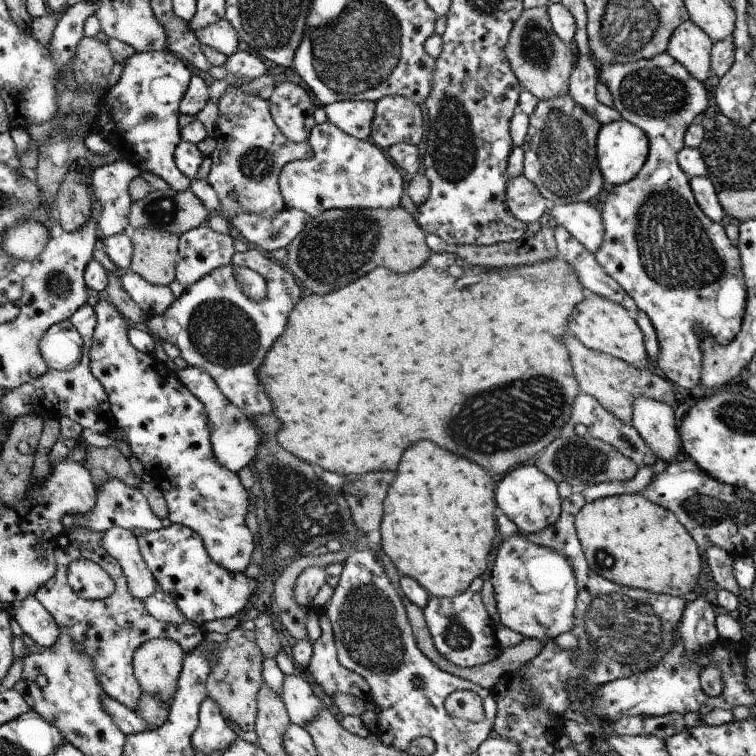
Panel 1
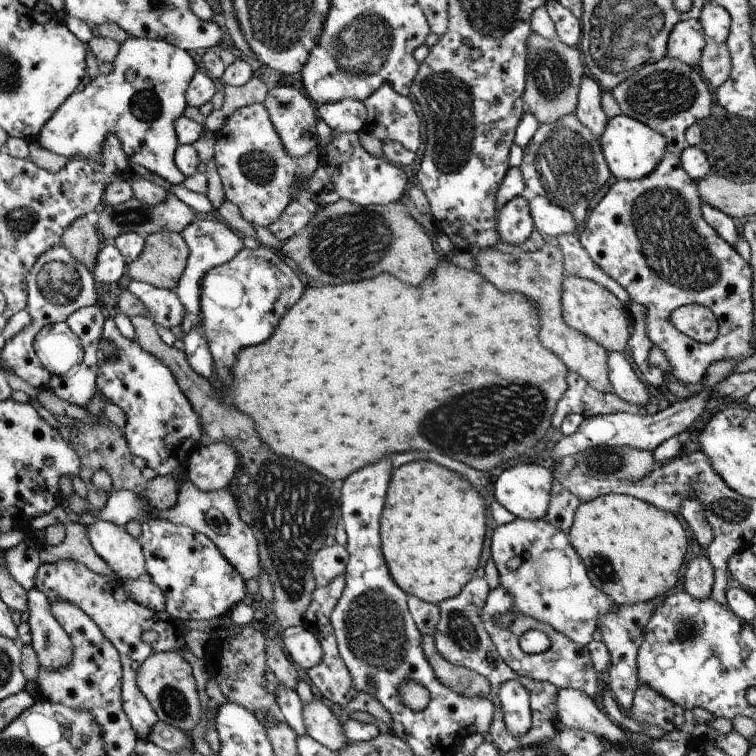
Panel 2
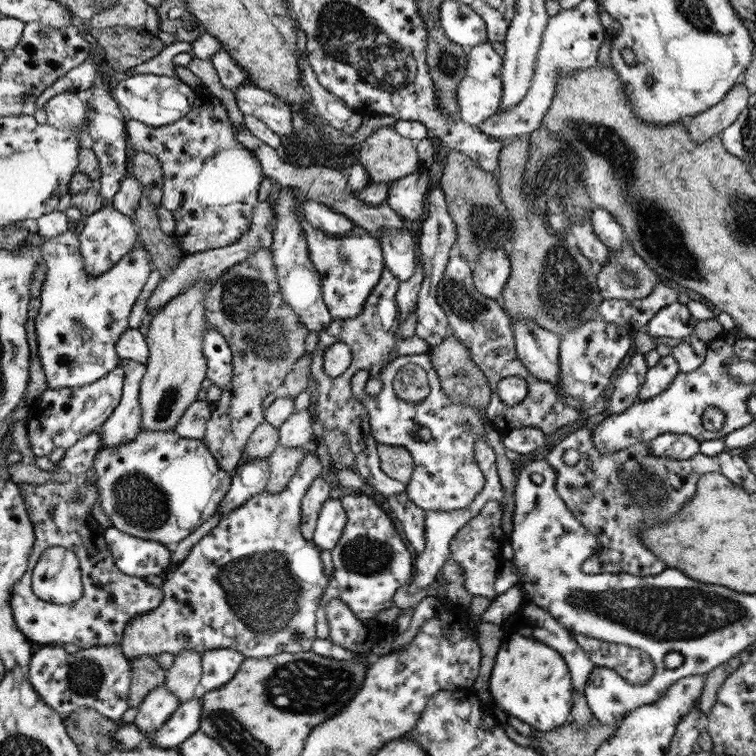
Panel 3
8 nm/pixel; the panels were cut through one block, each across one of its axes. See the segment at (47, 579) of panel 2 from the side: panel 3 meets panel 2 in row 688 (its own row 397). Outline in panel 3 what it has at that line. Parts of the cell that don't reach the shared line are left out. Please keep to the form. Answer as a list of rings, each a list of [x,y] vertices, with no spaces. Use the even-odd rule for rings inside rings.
[[[122,359],[126,373],[126,383],[123,385],[123,397],[114,414],[98,428],[101,432],[103,446],[113,449],[132,442],[143,429],[143,407],[139,401],[141,381],[146,377],[147,366],[132,359]]]

